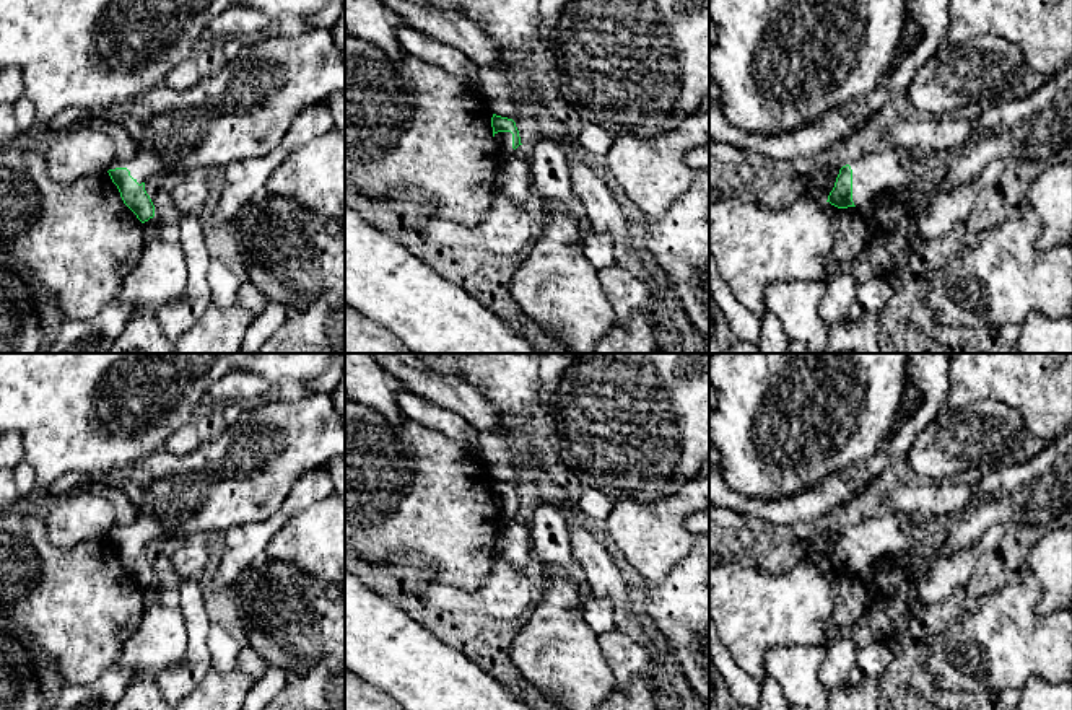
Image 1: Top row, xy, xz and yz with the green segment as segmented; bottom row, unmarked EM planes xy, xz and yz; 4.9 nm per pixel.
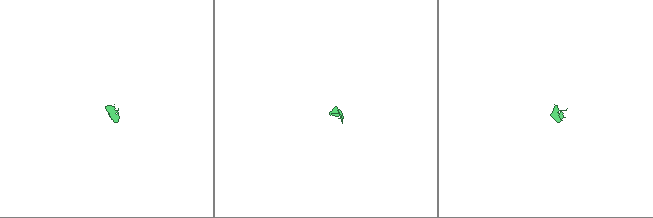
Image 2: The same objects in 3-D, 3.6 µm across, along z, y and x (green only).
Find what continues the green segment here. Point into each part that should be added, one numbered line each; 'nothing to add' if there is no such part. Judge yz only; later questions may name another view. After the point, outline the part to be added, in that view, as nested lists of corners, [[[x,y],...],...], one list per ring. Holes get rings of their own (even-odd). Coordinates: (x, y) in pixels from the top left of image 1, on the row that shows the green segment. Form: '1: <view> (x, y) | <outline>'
1: yz (1035, 127) | [[[1072,62],[1020,99],[983,111],[966,143],[943,150],[870,148],[851,160],[852,202],[913,187],[919,197],[953,191],[1010,160],[1048,161],[1072,143]]]

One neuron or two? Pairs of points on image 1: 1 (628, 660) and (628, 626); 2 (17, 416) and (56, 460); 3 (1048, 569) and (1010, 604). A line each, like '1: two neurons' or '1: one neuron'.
1: two neurons
2: one neuron
3: two neurons

